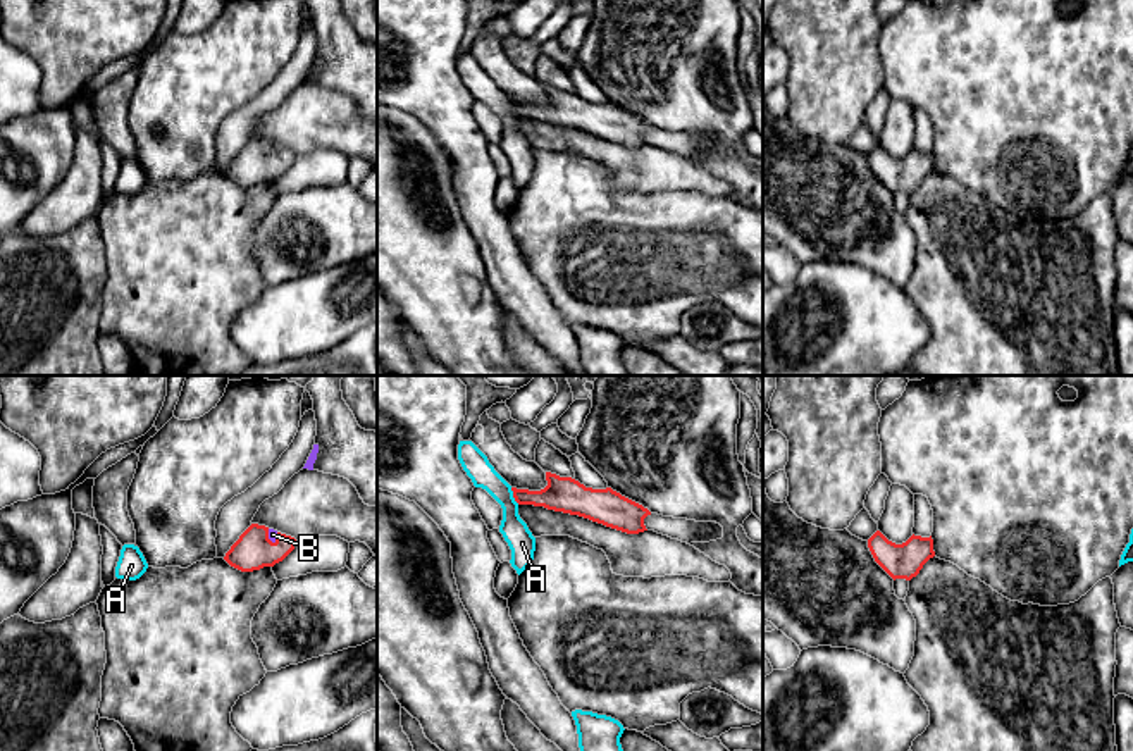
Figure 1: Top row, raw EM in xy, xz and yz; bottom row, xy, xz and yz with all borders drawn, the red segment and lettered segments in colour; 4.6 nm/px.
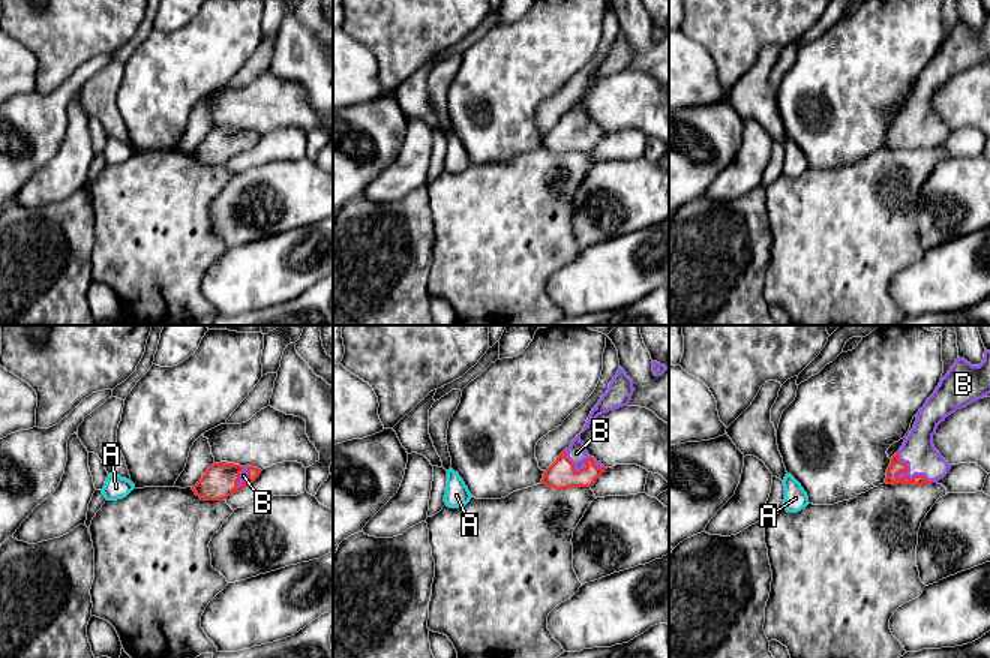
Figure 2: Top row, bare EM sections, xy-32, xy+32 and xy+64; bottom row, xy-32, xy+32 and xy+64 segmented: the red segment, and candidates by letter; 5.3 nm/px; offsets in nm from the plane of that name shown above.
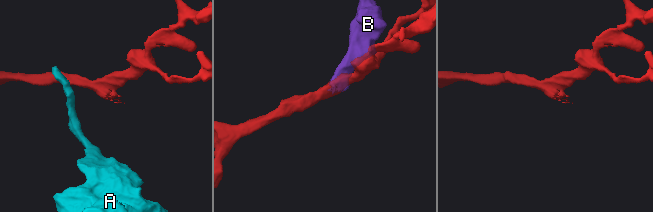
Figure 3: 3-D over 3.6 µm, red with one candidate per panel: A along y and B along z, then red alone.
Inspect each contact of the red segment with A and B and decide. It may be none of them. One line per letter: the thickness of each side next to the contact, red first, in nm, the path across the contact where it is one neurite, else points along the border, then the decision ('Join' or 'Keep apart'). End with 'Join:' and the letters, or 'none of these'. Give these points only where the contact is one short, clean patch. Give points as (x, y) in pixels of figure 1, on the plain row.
A: Thickness 160 nm (red) against 120 nm. Keep apart
B: Thickness 180 nm (red) against 50 nm. Join
Join: B

